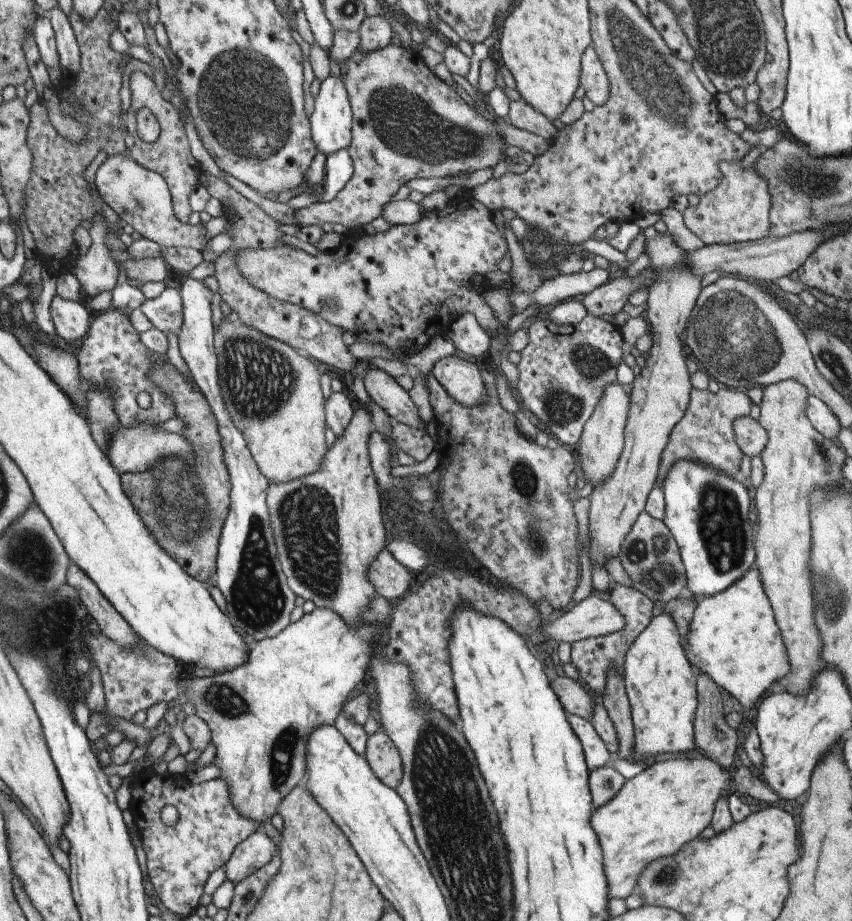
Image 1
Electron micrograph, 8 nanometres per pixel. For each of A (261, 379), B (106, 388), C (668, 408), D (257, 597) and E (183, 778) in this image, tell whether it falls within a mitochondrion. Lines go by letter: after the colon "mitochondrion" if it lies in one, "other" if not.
A: mitochondrion
B: other
C: other
D: mitochondrion
E: other

